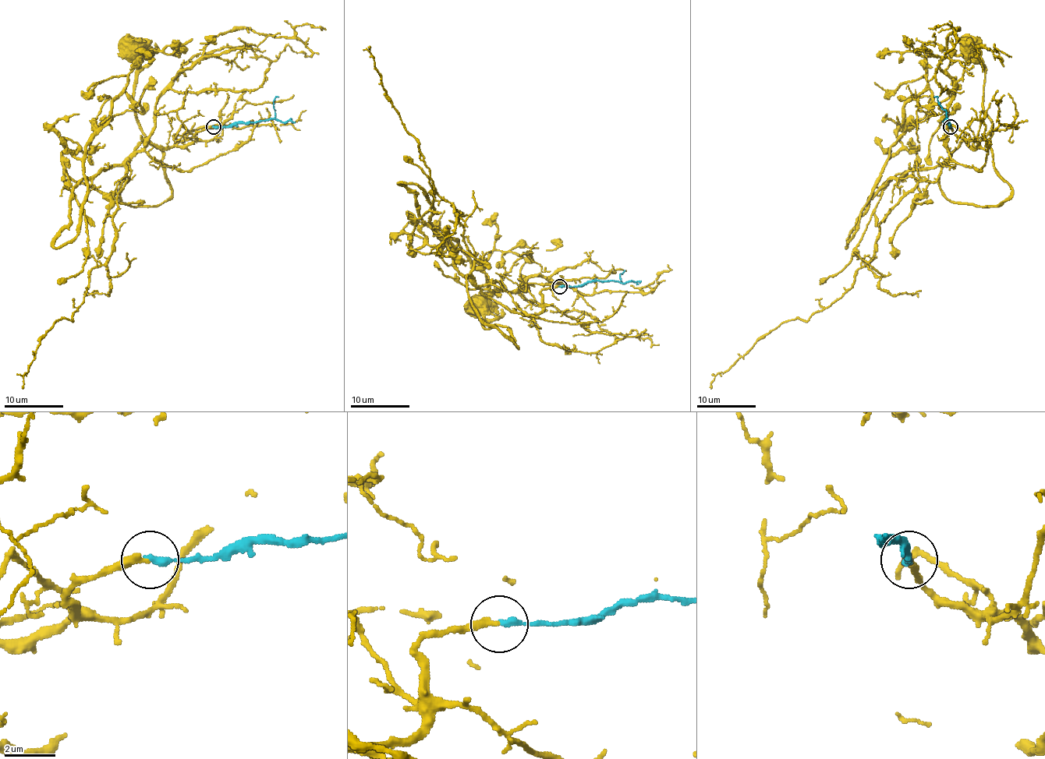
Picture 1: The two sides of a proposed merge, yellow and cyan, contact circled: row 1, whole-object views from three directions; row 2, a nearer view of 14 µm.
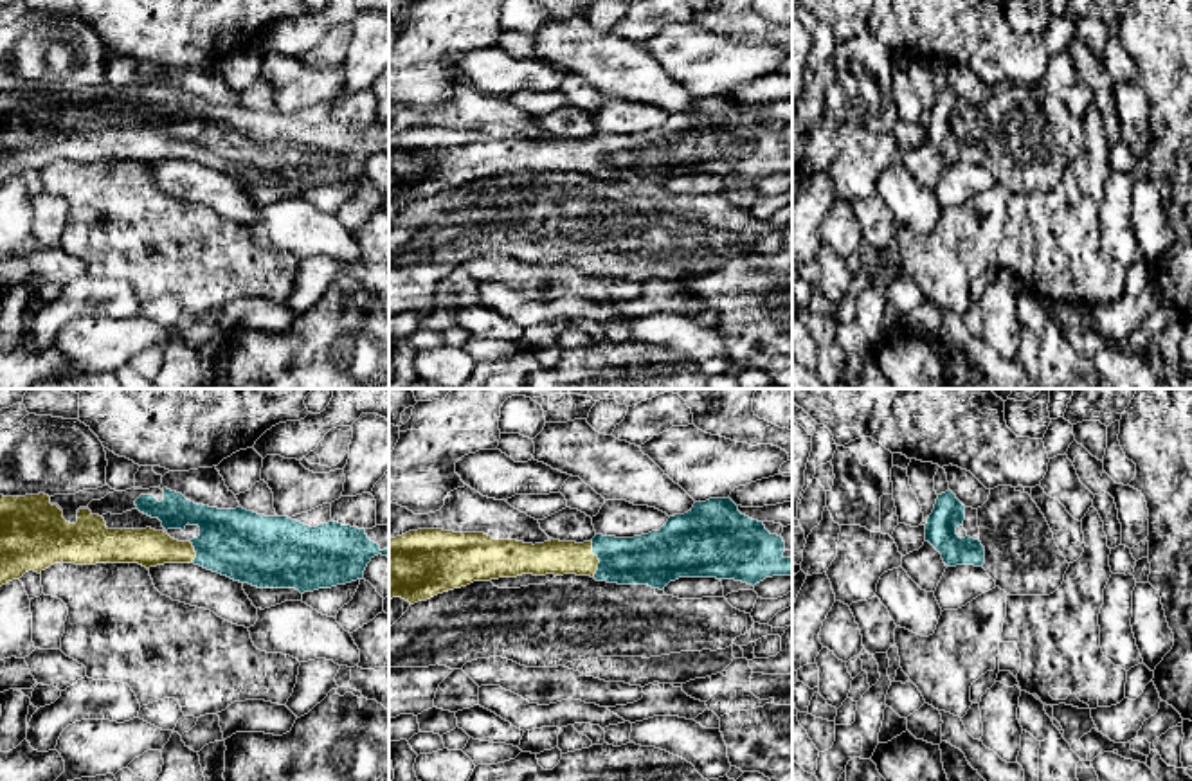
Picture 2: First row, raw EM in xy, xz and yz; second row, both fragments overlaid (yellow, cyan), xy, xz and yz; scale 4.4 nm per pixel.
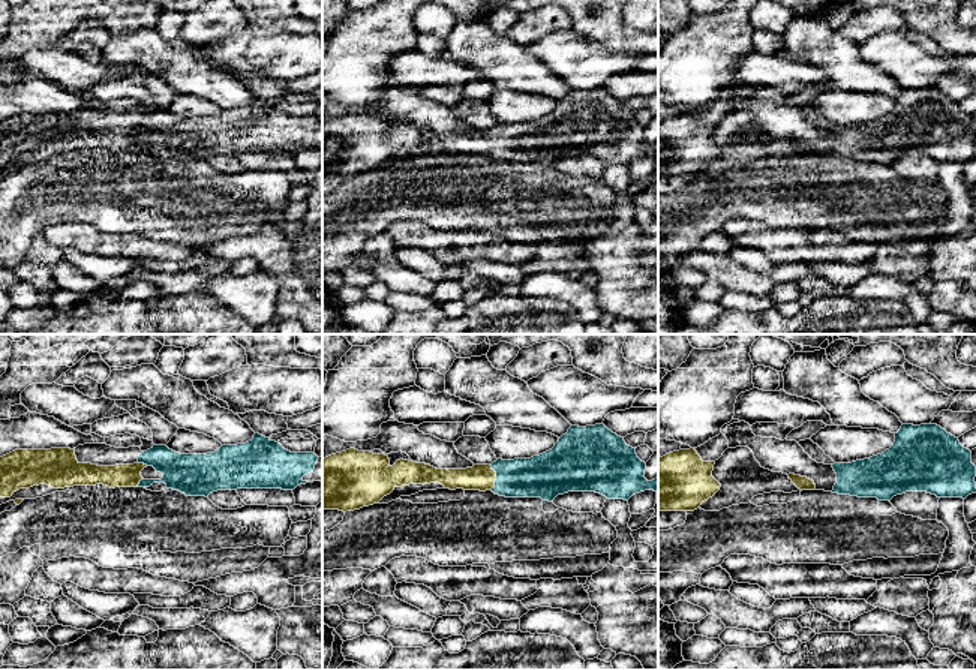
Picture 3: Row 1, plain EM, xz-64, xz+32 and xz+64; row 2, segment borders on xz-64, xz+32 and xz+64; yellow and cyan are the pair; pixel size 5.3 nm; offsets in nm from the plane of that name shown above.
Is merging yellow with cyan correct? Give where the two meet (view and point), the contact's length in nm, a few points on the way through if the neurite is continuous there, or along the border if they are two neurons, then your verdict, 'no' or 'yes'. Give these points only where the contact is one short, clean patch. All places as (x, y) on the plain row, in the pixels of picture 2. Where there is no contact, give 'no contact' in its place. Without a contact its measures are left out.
xz (596, 155) | 170 nm | across xz (555, 153), (596, 155), (652, 155) | yes

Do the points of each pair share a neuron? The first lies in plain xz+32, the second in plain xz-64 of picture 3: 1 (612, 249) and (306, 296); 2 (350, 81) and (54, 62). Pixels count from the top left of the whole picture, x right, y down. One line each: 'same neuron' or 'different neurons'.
1: same neuron
2: different neurons

